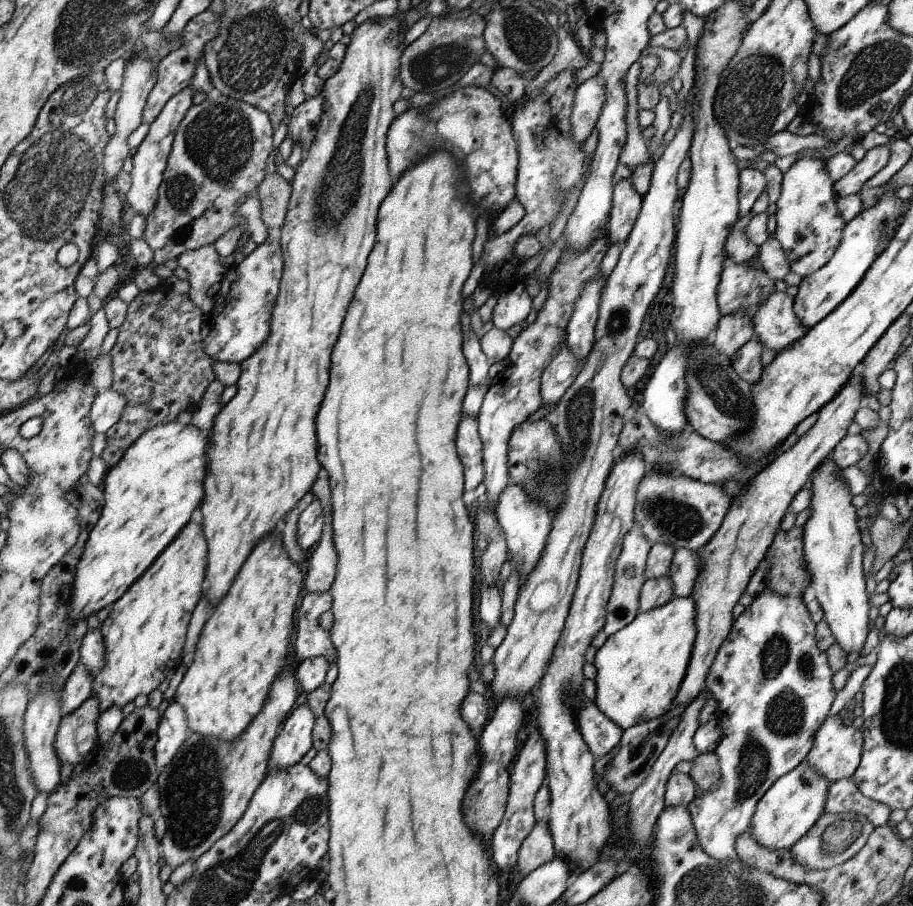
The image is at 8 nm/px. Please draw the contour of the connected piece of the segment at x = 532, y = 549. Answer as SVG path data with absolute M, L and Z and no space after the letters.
M509 483L500 494L495 514L499 529L504 534L507 548L513 555L511 562L513 570L519 572L521 584L538 563L540 554L544 549L548 534L551 530L551 516L544 505L533 502L533 499L524 493L523 486L518 483Z

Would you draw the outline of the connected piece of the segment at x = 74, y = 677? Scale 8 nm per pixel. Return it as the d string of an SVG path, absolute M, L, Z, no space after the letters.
M80 662L67 679L61 693L62 716L68 716L70 712L78 710L82 706L82 702L86 702L91 697L92 680L94 680L94 677L85 665Z

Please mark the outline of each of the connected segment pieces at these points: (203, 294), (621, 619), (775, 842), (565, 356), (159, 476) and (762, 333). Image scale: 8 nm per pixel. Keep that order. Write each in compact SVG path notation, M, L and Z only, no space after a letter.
M207 245L196 250L187 250L179 254L179 266L188 272L190 283L189 296L195 305L204 312L210 313L214 308L214 300L208 298L208 290L213 284L225 283L230 275L225 265L220 264L220 256L213 245Z
M631 529L623 539L620 555L615 563L612 593L606 608L604 632L609 637L621 628L628 626L639 613L639 595L645 584L645 567L652 544L643 536L639 529Z
M798 765L778 778L756 805L748 832L765 849L792 848L816 824L825 809L829 783L810 766Z
M567 343L560 348L542 374L540 395L543 406L556 407L580 372L580 359L572 355Z
M171 422L147 430L116 466L104 474L104 504L100 518L89 532L85 547L74 573L67 618L76 623L96 615L105 606L115 604L150 568L162 551L178 536L190 520L190 512L200 506L204 498L204 476L207 464L207 446L210 439L192 423Z
M774 291L753 314L756 338L763 342L766 349L779 353L808 330L797 319L793 299L785 292Z

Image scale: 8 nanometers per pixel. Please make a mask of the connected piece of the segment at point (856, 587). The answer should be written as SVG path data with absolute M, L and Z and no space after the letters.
M828 455L811 478L811 501L806 523L803 524L803 557L811 577L811 595L816 596L835 640L848 653L860 654L868 636L868 610L871 604L866 593L862 569L864 543L860 537L859 517L852 503L852 491L839 475L839 466Z

